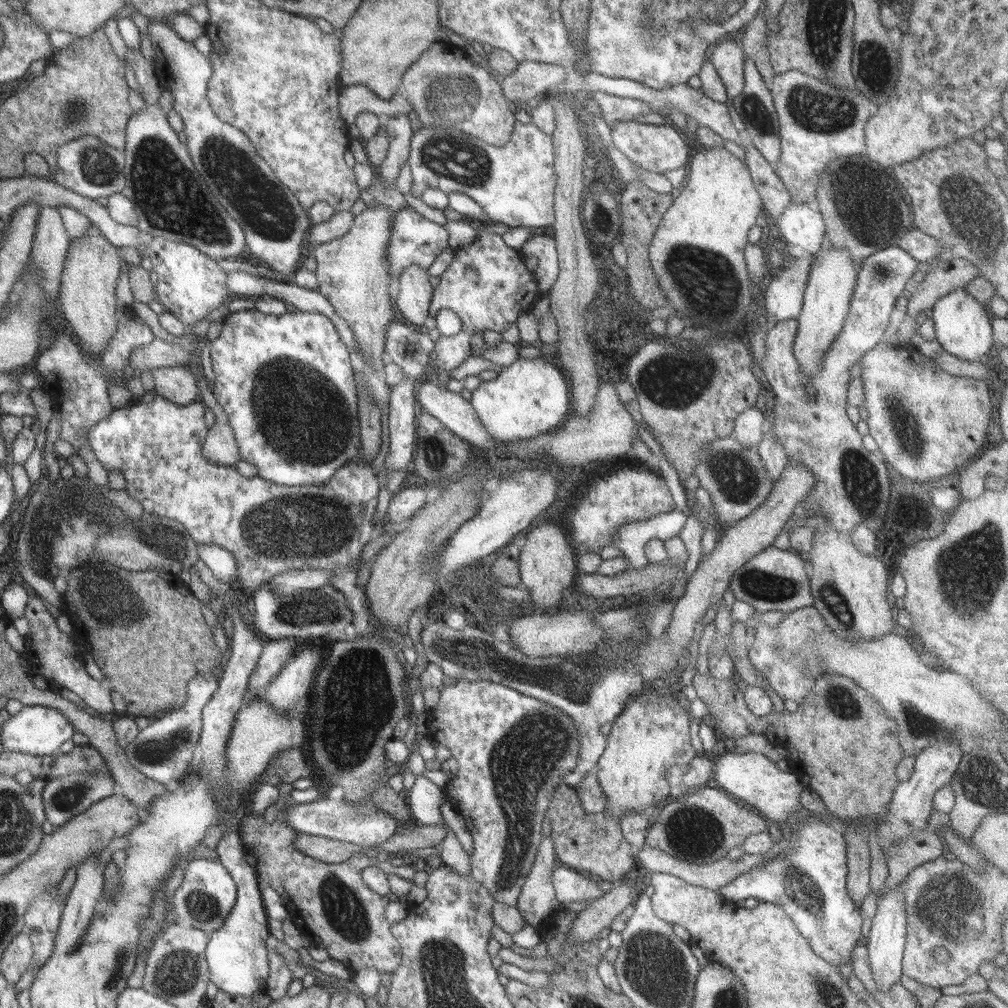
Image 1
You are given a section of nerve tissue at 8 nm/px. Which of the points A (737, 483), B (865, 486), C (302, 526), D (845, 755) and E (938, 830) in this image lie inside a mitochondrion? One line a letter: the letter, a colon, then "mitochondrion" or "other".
A: mitochondrion
B: mitochondrion
C: mitochondrion
D: other
E: other

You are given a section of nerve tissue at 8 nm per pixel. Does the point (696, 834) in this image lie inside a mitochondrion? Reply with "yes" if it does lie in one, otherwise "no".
yes

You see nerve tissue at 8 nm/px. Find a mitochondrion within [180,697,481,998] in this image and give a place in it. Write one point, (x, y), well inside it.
(342, 908)

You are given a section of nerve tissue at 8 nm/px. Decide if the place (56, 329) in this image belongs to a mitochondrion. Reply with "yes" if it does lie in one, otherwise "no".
no

